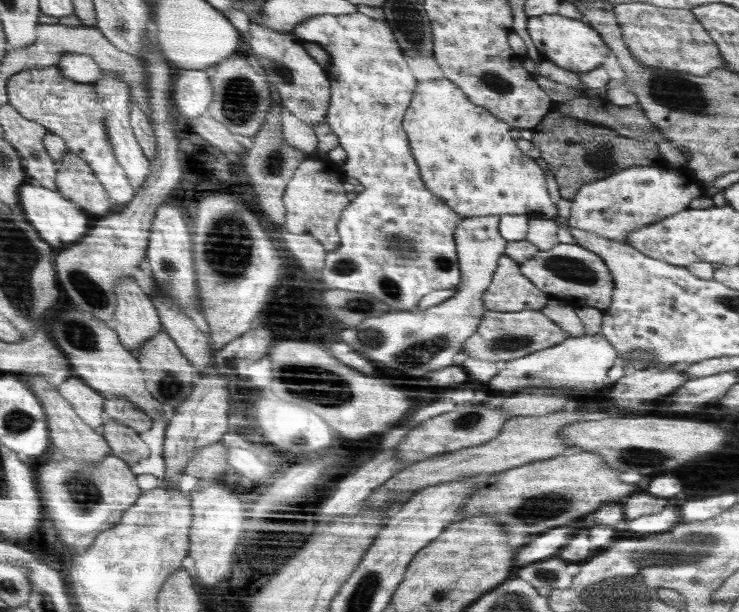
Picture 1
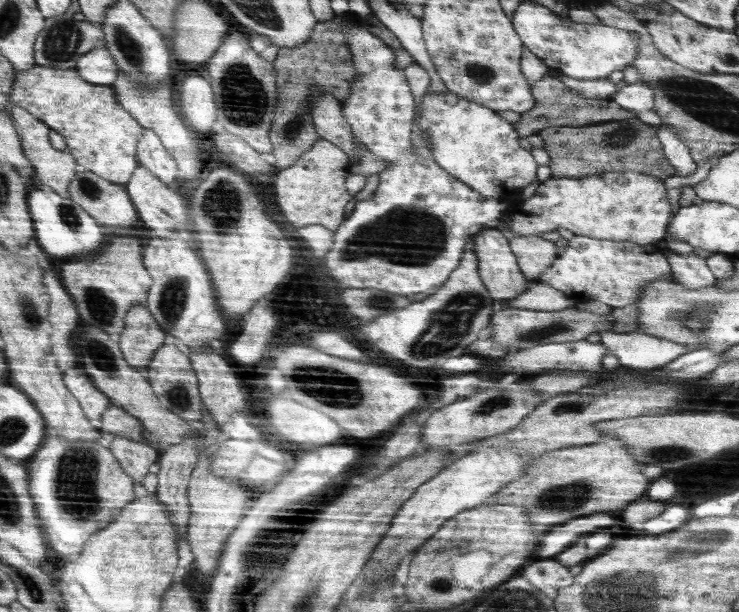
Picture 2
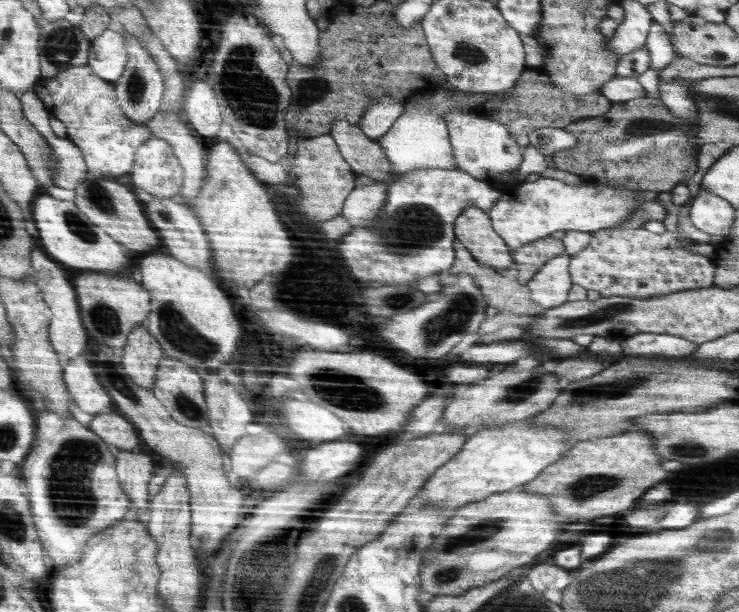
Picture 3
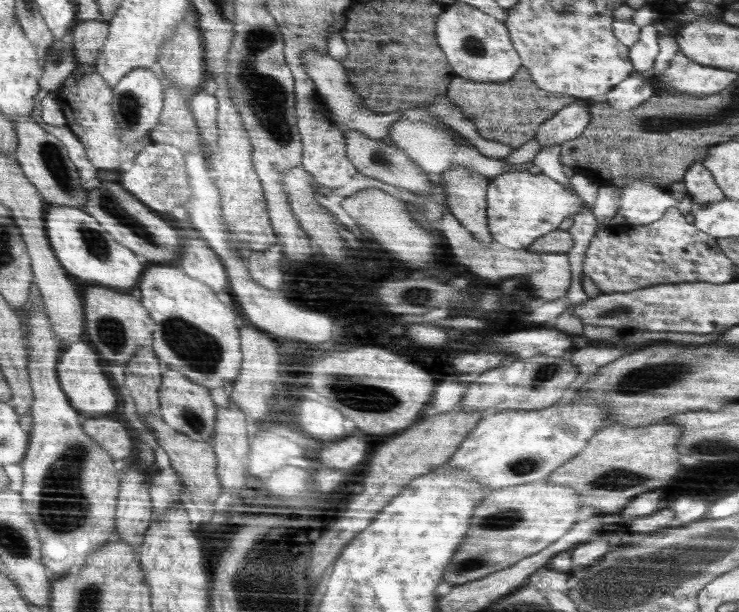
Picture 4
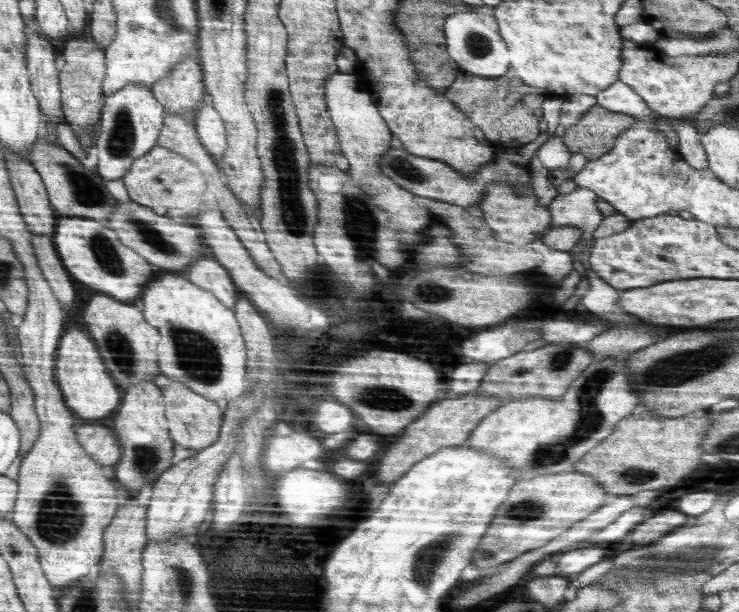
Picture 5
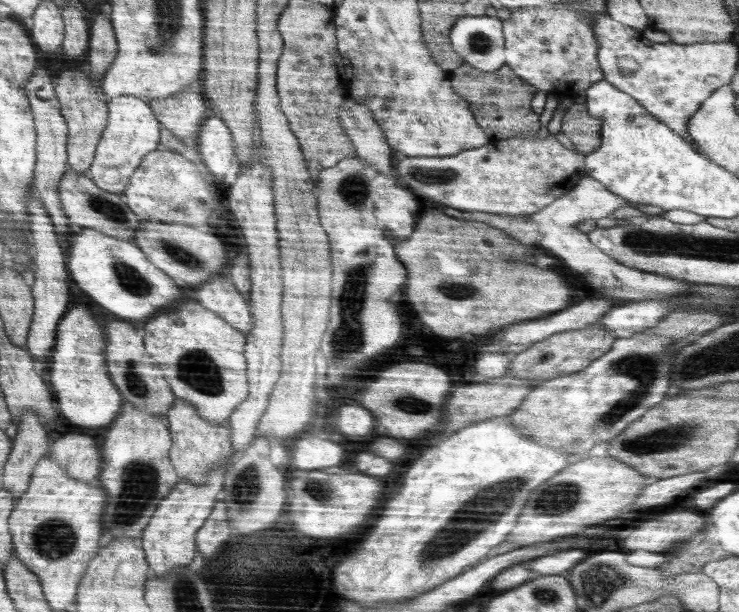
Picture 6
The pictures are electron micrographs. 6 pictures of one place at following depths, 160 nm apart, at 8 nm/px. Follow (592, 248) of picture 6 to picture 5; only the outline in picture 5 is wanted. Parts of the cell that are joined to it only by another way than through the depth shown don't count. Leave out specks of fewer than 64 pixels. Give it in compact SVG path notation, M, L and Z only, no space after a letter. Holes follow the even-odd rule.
M578 186L573 192L556 195L547 206L552 217L547 231L562 226L598 226L604 217L596 207L596 200L597 194L593 190Z

